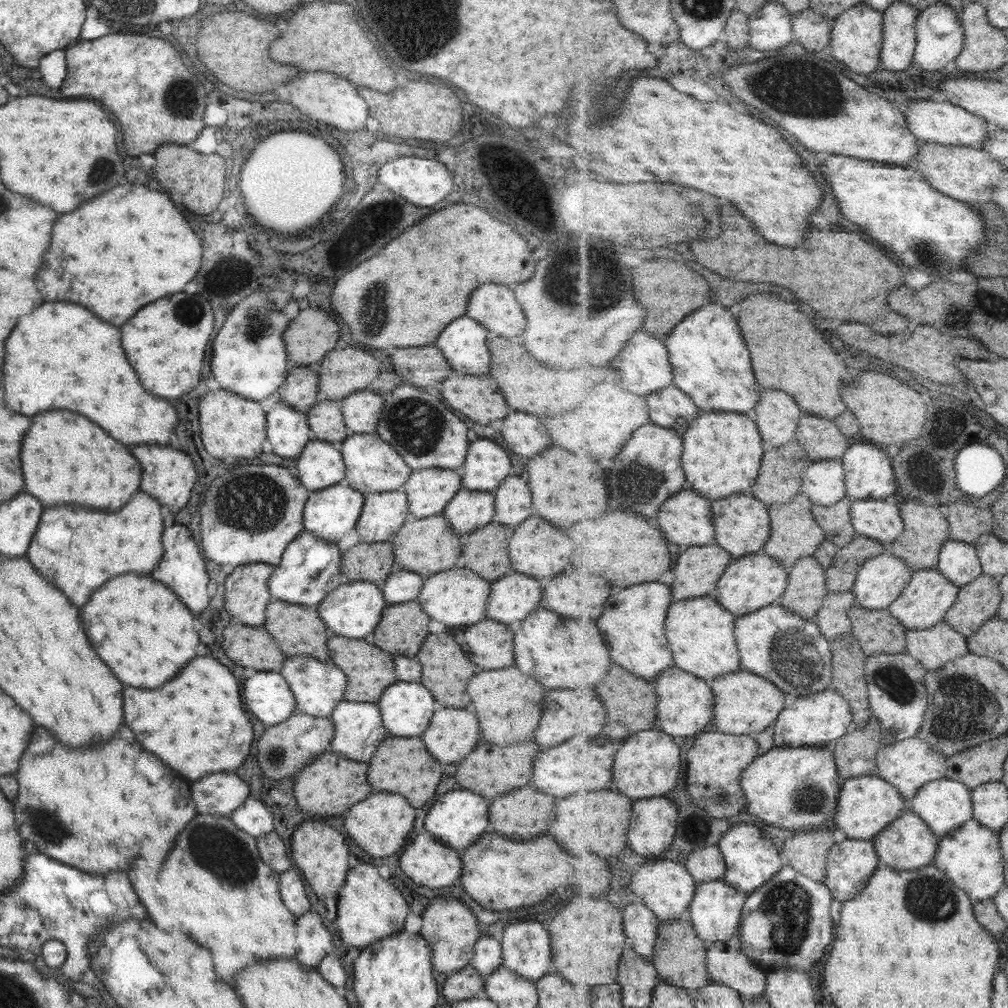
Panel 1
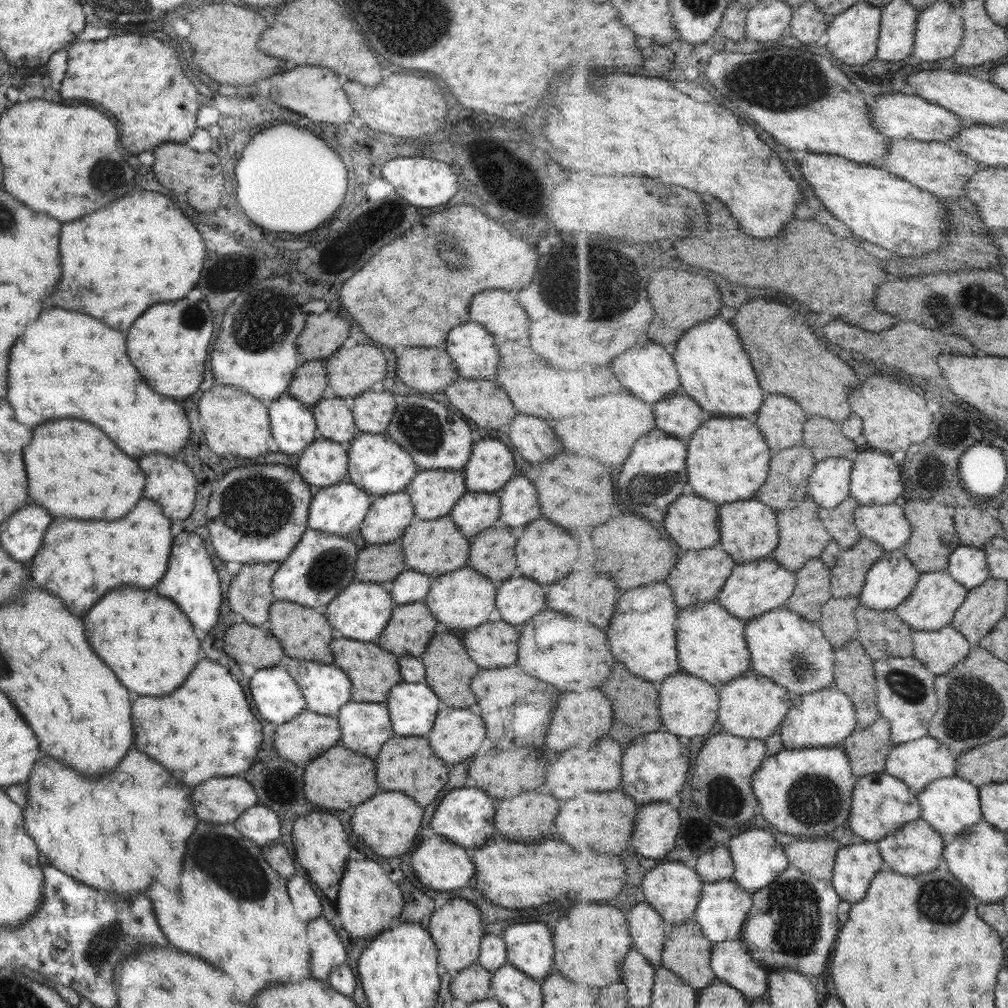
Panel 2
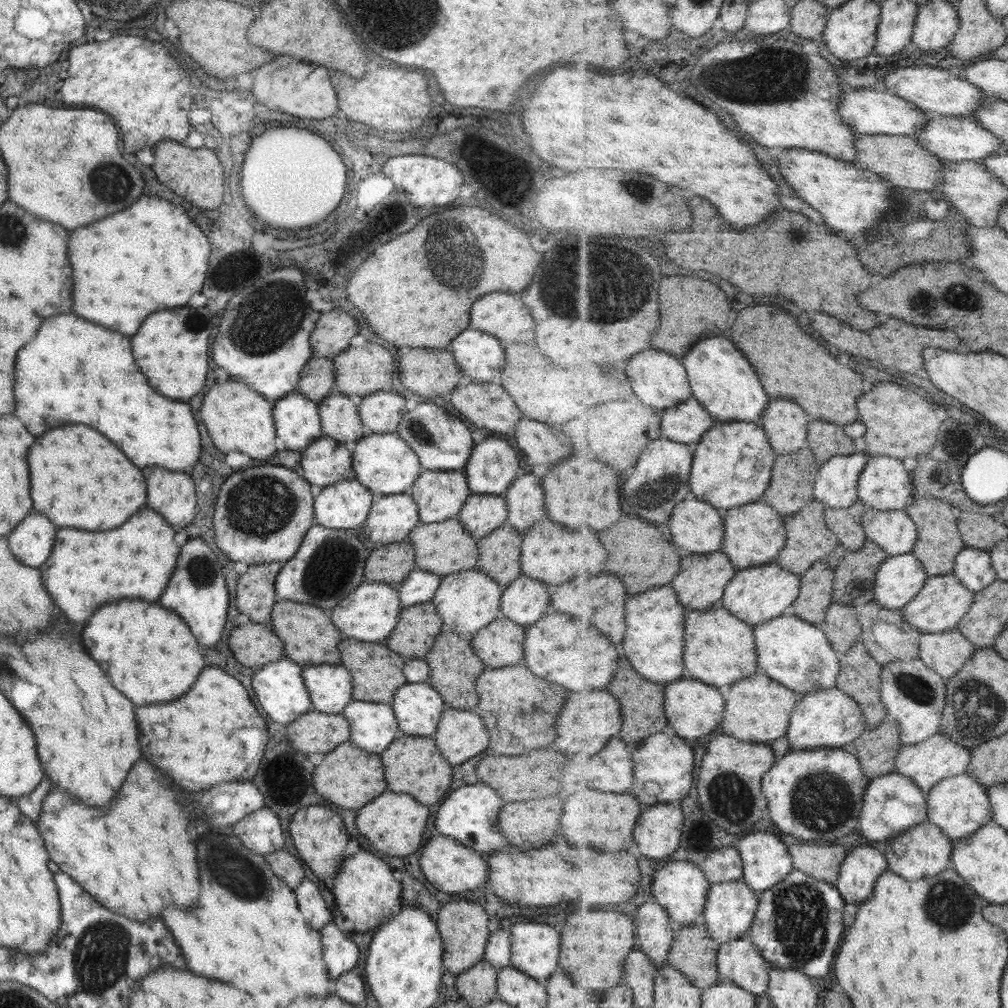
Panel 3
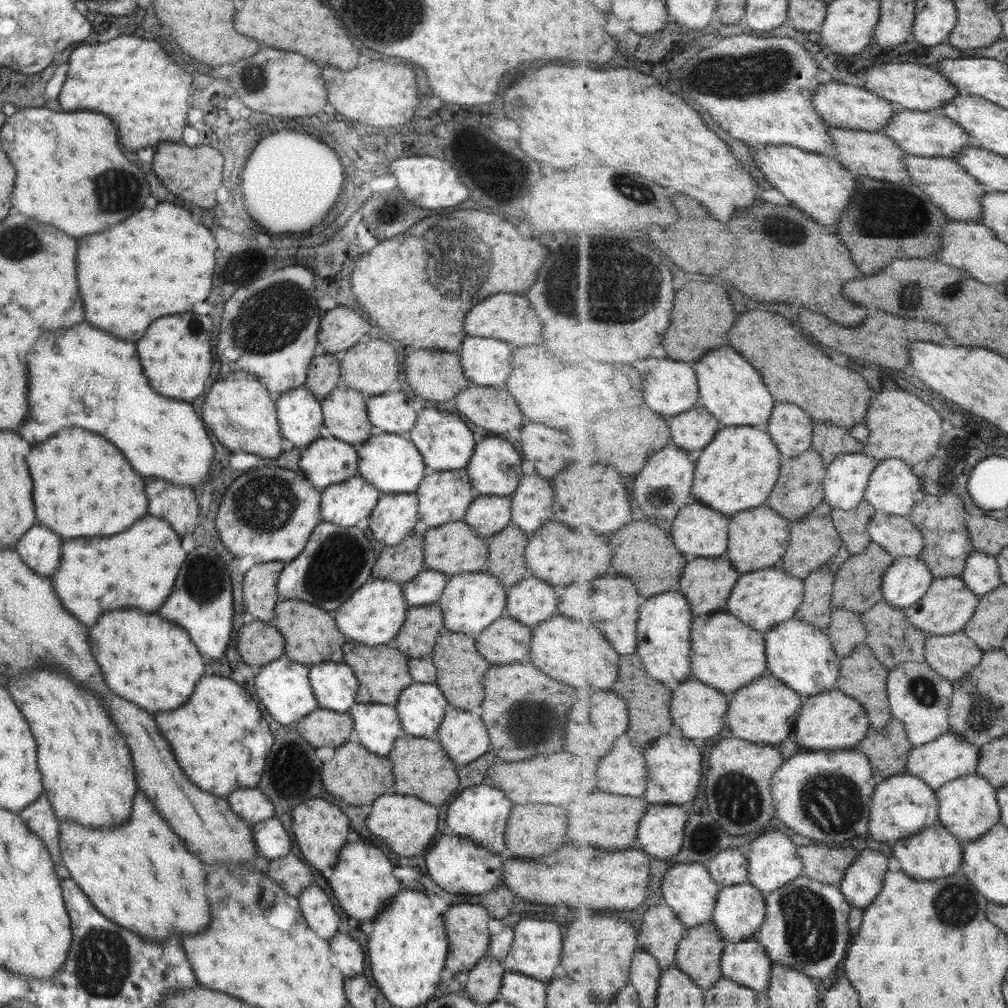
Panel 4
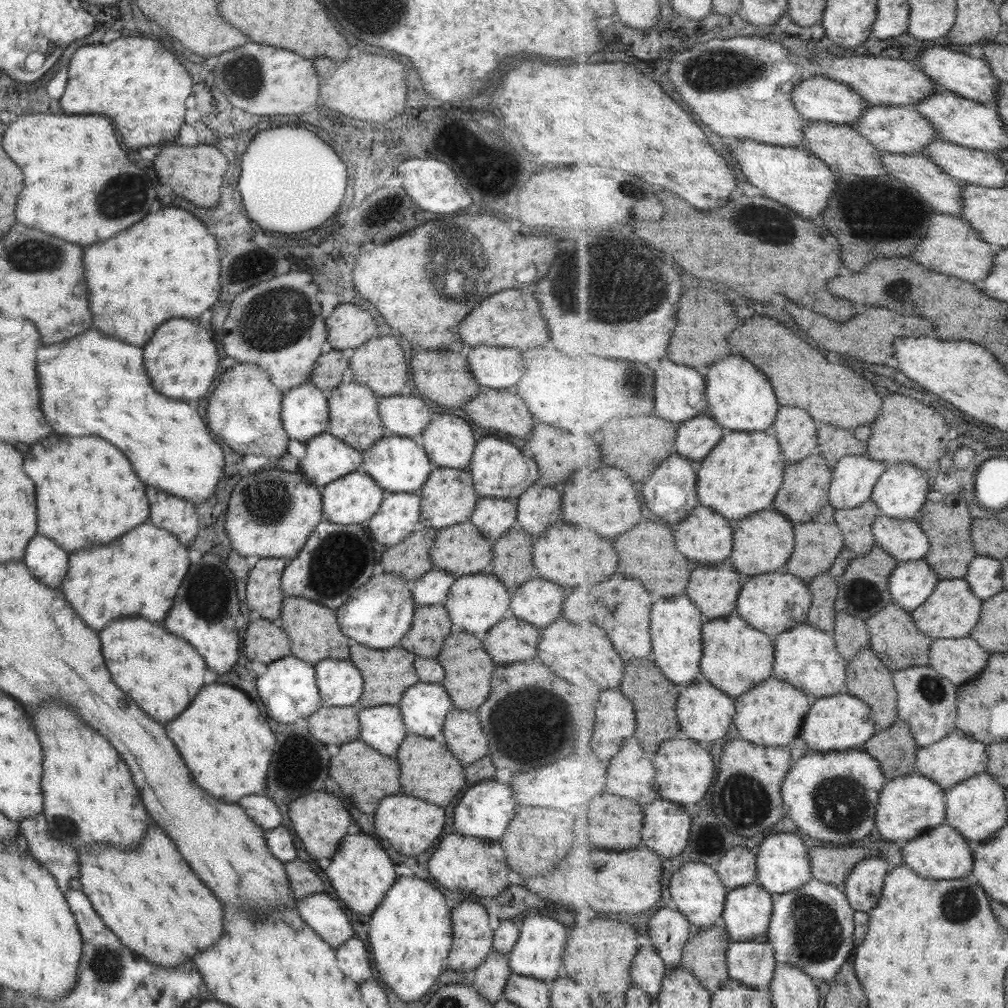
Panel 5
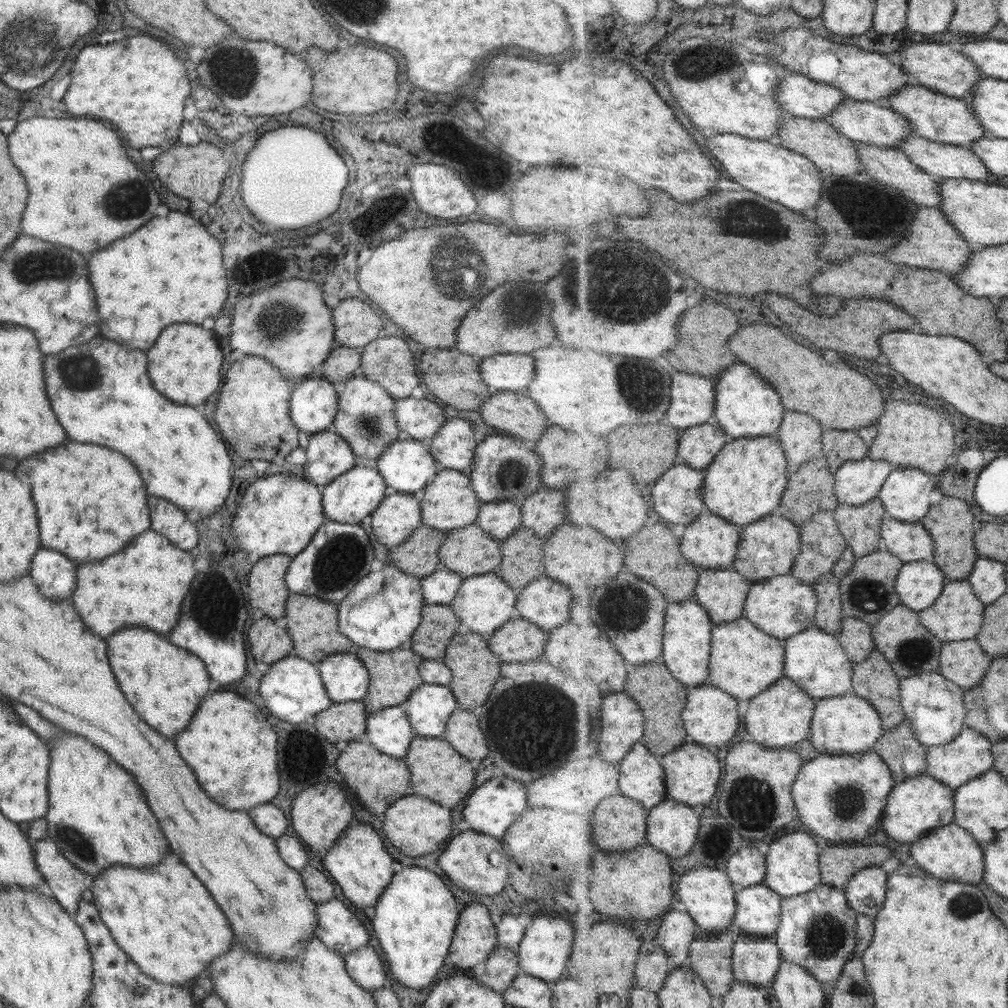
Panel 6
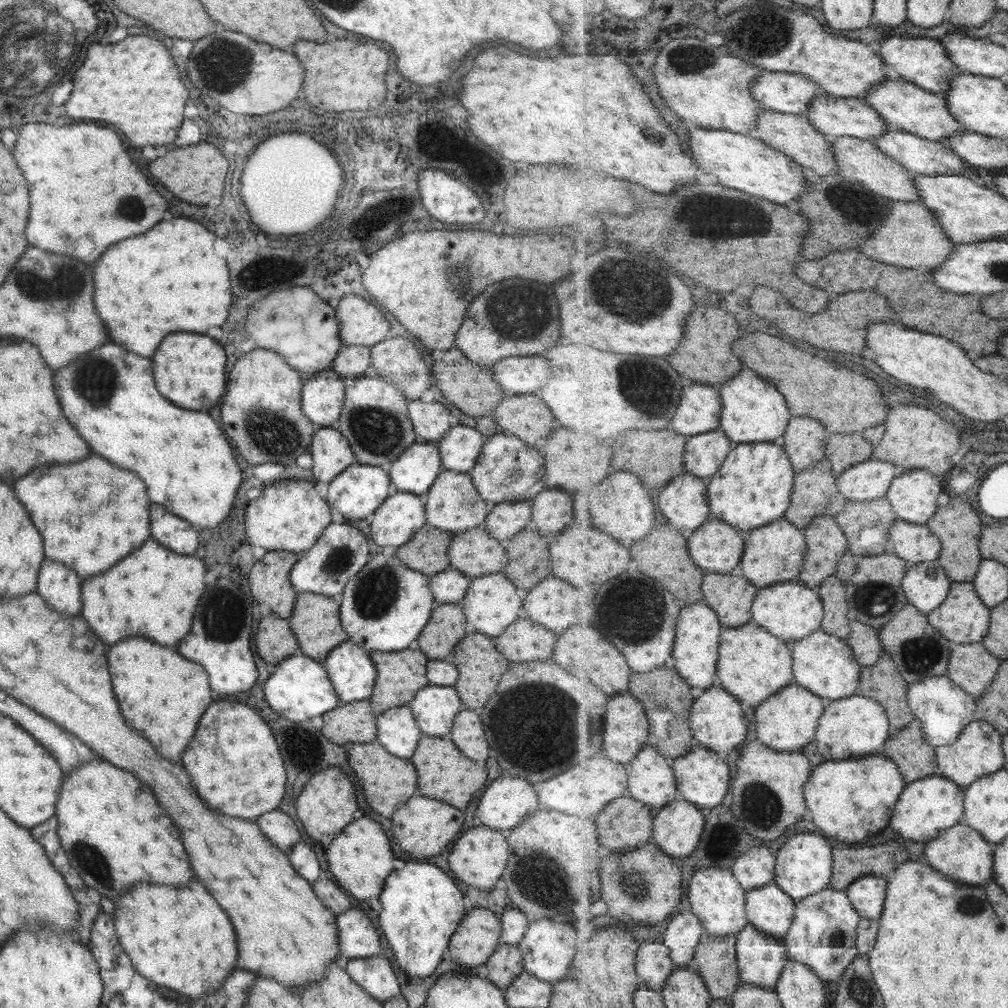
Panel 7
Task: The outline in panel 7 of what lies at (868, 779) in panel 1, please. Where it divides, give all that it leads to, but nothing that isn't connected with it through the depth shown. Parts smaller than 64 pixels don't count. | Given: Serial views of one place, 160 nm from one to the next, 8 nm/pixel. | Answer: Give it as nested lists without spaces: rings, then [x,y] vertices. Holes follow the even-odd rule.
[[[940,773],[907,783],[901,800],[895,806],[891,826],[917,842],[928,842],[937,838],[944,830],[959,824],[964,818],[965,787]]]

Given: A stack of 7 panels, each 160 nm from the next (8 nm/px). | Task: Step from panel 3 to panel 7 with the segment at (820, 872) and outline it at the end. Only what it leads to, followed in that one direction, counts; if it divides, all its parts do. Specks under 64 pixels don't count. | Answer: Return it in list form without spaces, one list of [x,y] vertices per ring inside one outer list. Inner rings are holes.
[[[836,844],[833,857],[835,868],[831,888],[840,892],[846,892],[853,882],[865,875],[890,879],[899,867],[899,862],[893,862],[885,846],[854,848]]]

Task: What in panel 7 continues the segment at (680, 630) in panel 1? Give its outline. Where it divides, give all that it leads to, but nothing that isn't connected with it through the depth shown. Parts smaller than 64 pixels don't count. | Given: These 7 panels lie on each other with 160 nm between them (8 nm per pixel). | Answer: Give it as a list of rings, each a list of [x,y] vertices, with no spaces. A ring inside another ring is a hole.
[[[748,622],[741,626],[724,627],[720,637],[717,684],[733,693],[745,706],[757,707],[795,682],[792,645],[760,624]]]

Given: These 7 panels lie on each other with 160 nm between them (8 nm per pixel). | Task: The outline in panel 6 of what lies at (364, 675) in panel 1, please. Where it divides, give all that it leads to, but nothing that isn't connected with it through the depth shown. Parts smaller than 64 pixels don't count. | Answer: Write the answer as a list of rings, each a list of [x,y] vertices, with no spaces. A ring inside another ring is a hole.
[[[355,648],[357,659],[367,668],[368,687],[365,696],[360,700],[365,707],[367,715],[390,706],[402,706],[409,693],[416,689],[422,682],[417,672],[417,665],[421,658],[415,656],[411,649],[394,648],[387,652],[373,652],[365,648]]]

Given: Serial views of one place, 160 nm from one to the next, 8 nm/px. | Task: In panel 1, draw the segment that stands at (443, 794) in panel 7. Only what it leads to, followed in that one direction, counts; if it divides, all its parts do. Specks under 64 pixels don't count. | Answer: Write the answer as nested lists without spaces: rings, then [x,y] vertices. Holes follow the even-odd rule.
[[[385,737],[372,752],[373,756],[367,761],[367,782],[373,790],[391,792],[403,796],[411,808],[423,806],[435,792],[439,780],[441,780],[441,768],[439,762],[429,756],[425,746],[419,738]]]

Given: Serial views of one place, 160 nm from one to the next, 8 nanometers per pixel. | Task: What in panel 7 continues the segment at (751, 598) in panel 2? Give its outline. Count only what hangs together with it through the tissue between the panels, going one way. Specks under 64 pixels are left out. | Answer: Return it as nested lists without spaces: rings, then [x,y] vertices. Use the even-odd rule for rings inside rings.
[[[785,581],[759,588],[752,606],[752,620],[792,645],[822,628],[824,610],[824,601],[816,589],[806,587],[798,581]]]

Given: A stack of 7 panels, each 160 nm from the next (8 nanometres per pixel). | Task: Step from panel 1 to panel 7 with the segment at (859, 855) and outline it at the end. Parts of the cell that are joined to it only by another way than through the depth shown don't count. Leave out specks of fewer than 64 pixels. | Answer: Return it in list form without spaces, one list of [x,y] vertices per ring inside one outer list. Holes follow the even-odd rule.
[[[865,875],[853,882],[846,891],[852,905],[867,920],[880,921],[888,895],[889,879]]]

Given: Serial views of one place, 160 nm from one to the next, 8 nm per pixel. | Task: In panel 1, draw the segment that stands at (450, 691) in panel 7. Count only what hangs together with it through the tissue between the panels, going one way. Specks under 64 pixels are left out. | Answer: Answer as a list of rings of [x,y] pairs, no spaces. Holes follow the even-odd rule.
[[[397,682],[389,684],[379,695],[376,707],[381,726],[391,737],[409,738],[419,736],[437,708],[436,700],[419,682]]]

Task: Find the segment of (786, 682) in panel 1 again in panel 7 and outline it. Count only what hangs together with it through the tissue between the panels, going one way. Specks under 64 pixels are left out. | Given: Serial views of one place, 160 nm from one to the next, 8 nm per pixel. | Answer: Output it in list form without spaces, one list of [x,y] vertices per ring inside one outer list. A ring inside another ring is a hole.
[[[822,628],[792,646],[794,680],[826,701],[849,698],[859,694],[862,666],[847,640],[825,632]]]

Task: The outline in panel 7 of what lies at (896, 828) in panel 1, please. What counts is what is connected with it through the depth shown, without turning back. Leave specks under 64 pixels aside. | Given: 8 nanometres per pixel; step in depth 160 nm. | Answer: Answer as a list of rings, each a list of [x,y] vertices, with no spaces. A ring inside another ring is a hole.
[[[959,824],[944,830],[937,838],[925,844],[925,852],[921,858],[947,878],[965,883],[967,886],[984,887],[995,881],[995,849],[996,844],[985,840],[985,837],[969,825]]]

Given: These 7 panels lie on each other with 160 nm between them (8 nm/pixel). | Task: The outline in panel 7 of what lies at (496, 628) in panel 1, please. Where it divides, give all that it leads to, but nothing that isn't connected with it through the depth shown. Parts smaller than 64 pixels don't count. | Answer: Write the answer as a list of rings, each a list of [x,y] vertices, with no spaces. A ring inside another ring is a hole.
[[[515,619],[491,640],[495,642],[497,652],[509,662],[533,662],[551,656],[555,634],[529,620]]]

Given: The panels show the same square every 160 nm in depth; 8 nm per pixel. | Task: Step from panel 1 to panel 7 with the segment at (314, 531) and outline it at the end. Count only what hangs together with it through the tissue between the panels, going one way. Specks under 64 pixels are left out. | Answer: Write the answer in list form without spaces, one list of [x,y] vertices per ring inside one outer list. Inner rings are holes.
[[[355,463],[330,480],[325,500],[336,518],[339,514],[343,518],[359,520],[359,518],[374,514],[382,500],[385,500],[385,497],[391,492],[392,487],[388,473],[382,467]]]

